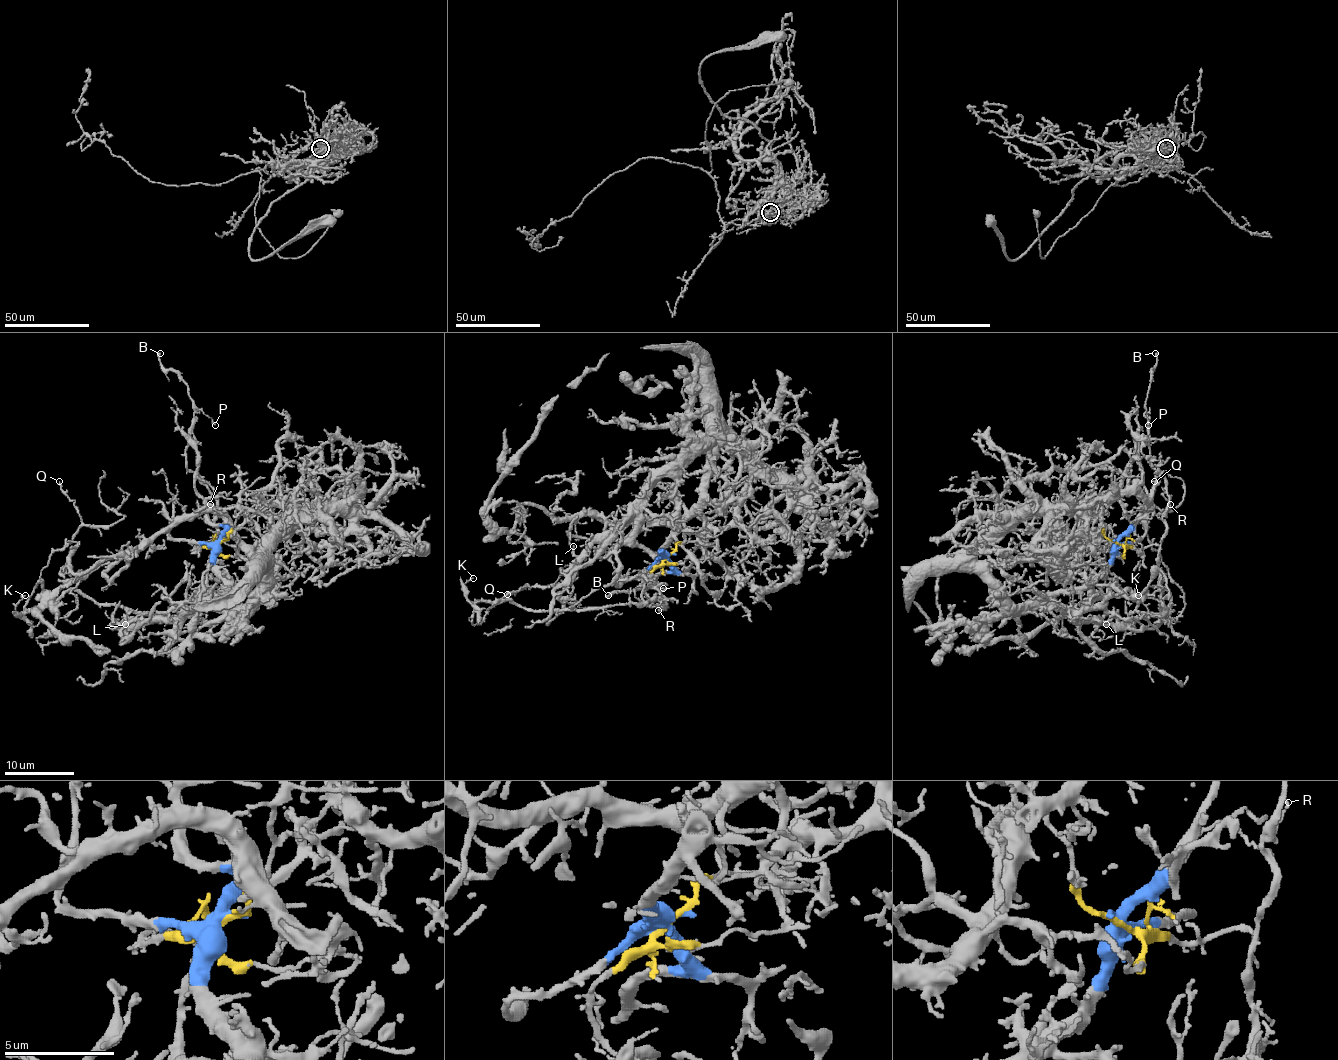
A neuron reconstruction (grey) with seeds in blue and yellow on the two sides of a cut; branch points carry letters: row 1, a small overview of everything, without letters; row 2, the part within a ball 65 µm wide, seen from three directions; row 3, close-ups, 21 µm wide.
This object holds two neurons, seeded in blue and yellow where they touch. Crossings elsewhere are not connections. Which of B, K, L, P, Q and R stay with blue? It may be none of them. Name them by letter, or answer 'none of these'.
L

